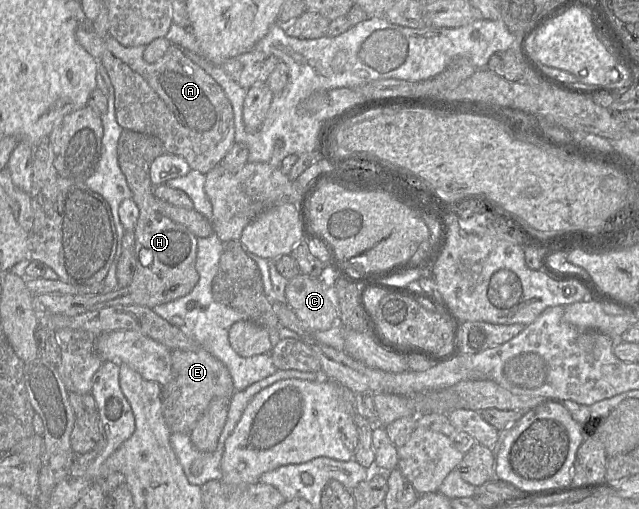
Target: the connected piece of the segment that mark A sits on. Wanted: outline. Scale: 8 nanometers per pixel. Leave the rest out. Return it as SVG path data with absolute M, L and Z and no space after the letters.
M111 36L104 40L104 51L100 61L114 87L117 123L124 130L157 137L163 143L166 154L182 157L191 170L206 175L224 159L235 143L232 105L221 86L192 62L180 47L171 44L164 56L154 63L144 60L145 48L145 45L123 46Z

